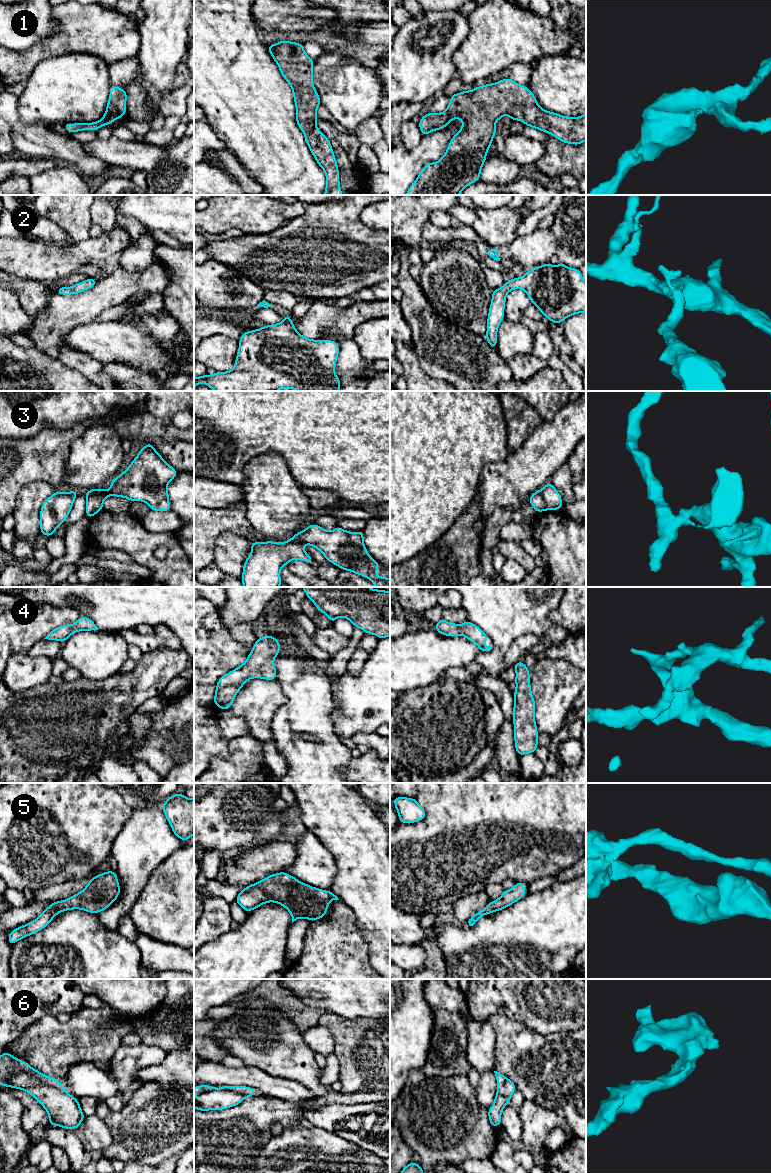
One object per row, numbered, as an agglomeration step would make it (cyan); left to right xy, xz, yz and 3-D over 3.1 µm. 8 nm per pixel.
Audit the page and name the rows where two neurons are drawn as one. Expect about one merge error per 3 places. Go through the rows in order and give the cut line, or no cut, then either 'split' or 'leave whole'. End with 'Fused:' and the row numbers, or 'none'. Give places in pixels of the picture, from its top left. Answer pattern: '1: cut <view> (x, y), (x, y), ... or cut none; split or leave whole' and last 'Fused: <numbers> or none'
1: cut none; leave whole
2: cut none; leave whole
3: cut yz (540, 490), (547, 509); split
4: cut none; leave whole
5: cut none; leave whole
6: cut none; leave whole
Fused: 3

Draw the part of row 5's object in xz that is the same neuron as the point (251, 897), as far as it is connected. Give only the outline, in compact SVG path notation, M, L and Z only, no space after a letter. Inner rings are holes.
M283 871L245 887L235 902L250 912L274 901L291 913L293 923L300 918L311 922L324 918L332 900L339 900L332 891L311 887Z

